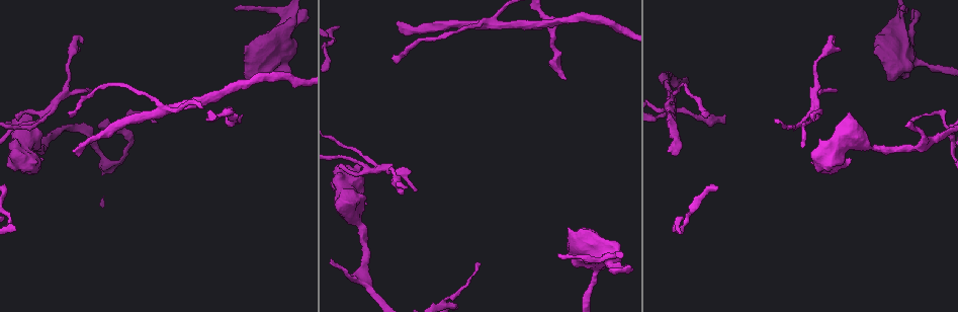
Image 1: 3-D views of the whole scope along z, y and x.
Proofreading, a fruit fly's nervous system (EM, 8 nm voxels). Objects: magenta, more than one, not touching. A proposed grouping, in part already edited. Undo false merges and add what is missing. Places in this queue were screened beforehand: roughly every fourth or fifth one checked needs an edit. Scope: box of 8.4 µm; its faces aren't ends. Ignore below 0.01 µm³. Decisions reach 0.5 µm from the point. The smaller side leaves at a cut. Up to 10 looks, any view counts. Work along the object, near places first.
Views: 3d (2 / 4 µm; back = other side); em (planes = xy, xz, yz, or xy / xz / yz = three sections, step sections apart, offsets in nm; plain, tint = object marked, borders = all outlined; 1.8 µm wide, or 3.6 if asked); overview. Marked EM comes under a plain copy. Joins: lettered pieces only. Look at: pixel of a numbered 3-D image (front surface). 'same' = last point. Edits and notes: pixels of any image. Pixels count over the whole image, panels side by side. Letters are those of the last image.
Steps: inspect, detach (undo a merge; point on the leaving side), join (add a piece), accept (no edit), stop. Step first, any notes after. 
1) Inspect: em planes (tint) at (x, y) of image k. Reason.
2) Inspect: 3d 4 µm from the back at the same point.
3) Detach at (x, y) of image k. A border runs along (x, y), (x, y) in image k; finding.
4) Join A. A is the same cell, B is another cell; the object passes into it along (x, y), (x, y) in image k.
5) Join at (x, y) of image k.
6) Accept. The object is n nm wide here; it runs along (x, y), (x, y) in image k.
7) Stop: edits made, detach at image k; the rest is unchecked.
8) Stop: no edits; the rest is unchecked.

Inspect: em planes (borders) at (480, 263) of image 1.

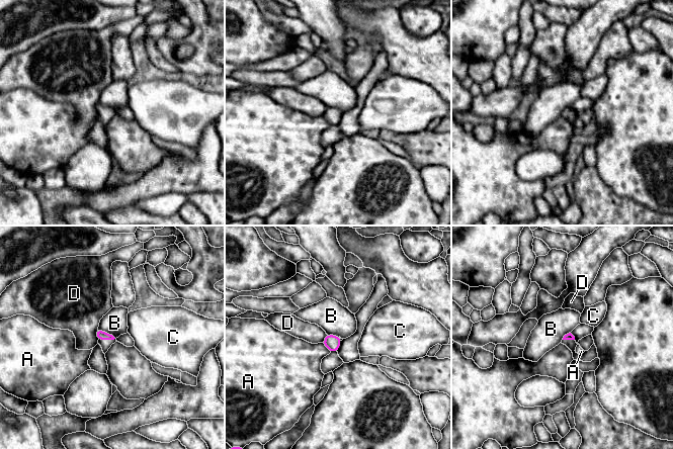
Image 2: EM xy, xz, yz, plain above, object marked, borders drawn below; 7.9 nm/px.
Accept. The longest contact is with B, 170 nm; A, B, C and D are other cells; a border runs along (98, 328), (115, 338) in image 2; no lettered piece goes on from it.

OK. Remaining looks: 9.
Inspect: em yz step 4 (borders) at (41, 160) of image 1. Free end.

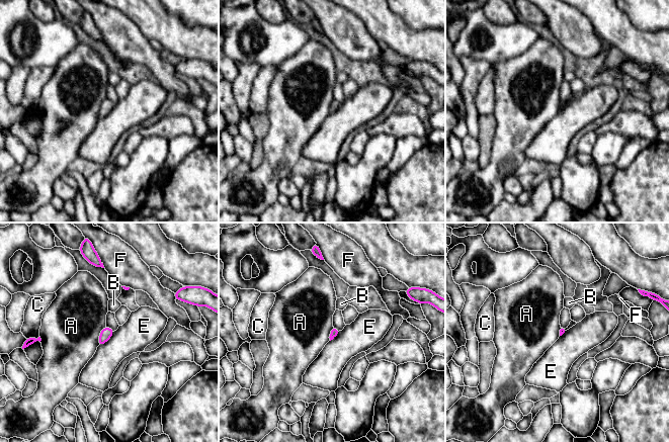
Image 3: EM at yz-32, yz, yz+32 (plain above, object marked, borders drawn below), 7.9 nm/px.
Inspect: em planes (borders) at the same point. Cut it another way.

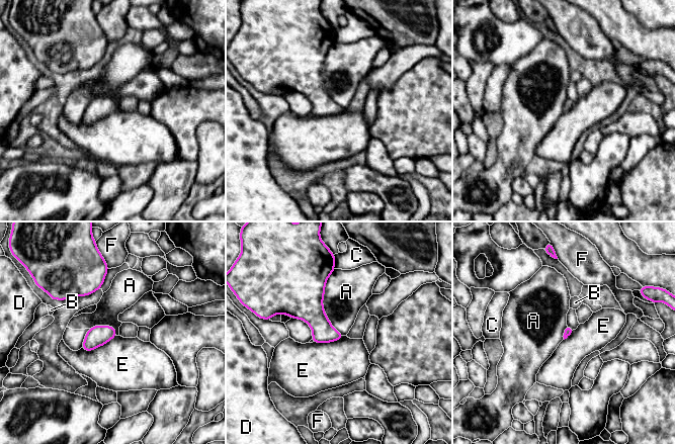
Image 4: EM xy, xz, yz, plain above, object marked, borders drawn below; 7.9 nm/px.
Accept. The longest contact is with A, 550 nm; A, B, C, D, E and F are other cells; a border runs along (334, 269), (323, 311), (343, 335) in image 4; none of them fits.

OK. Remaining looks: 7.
Inspect: 3d 2 µm at (70, 118) of image 1. Tapers out.

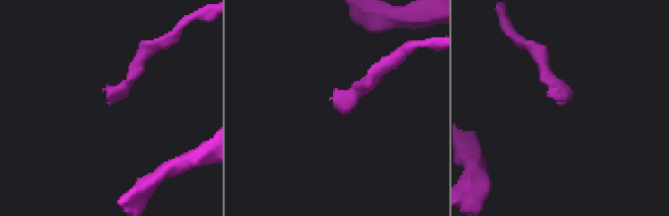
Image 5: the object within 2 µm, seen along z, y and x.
Inspect: em yz step 8 (tint) at (108, 103) of image 5. Shape alone is not enough.

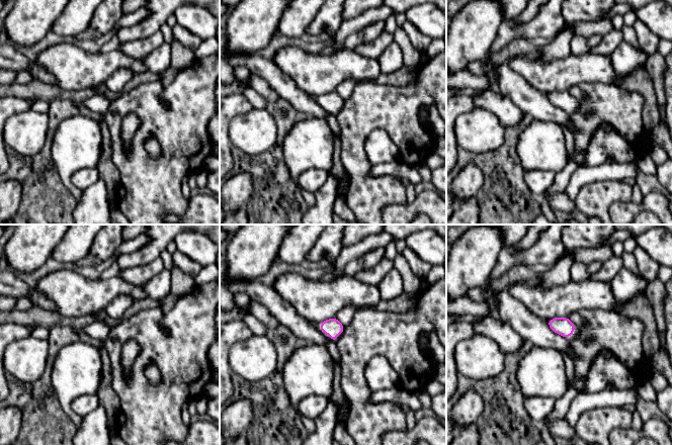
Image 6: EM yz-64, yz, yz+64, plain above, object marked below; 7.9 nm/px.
Inspect: em yz step 8 (borders) at the same point.

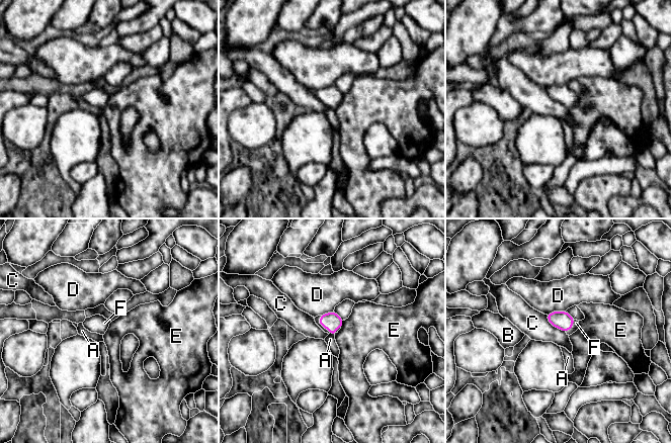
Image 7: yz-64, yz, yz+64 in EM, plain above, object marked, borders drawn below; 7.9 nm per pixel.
Join F. F is the same cell, A, B, C, D and E are other cells; the object passes into it along (331, 321), (322, 326), (317, 319) in image 7; it goes on there.

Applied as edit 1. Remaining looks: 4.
Inspect: overview.

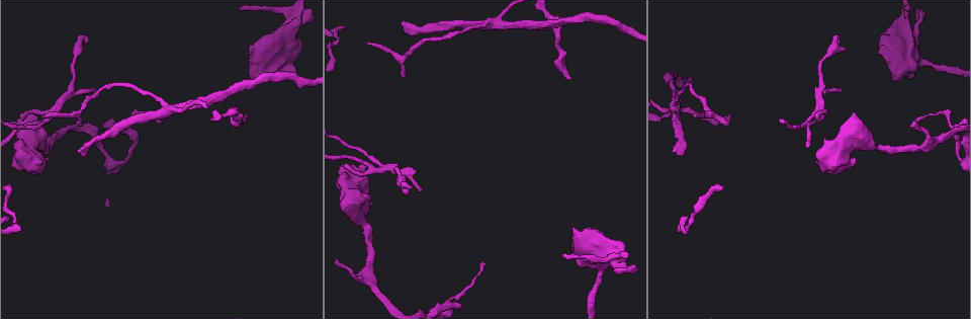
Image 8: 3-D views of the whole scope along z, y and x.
Inspect: em 3.6 µm planes (borders) at (88, 38) of image 8. Free end.

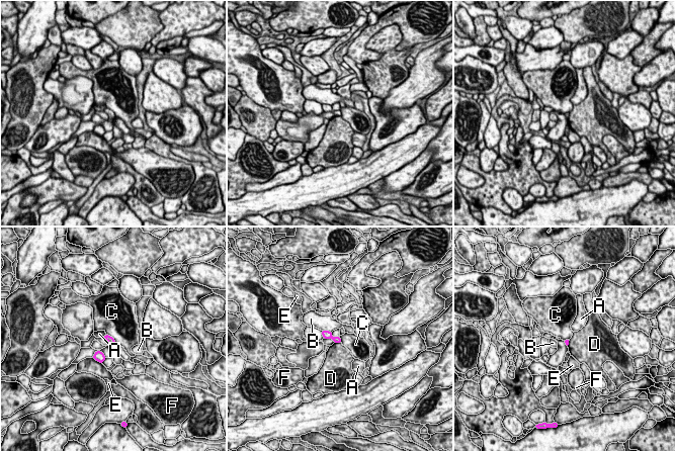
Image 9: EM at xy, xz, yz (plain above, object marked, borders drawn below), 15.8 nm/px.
Accept. A, B, C, D, E and F are other cells; a border runs along (106, 334), (115, 342) in image 9; no lettered piece goes on from it.

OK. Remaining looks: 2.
Stop: edits made, join at image 7; the rest is unchecked.

